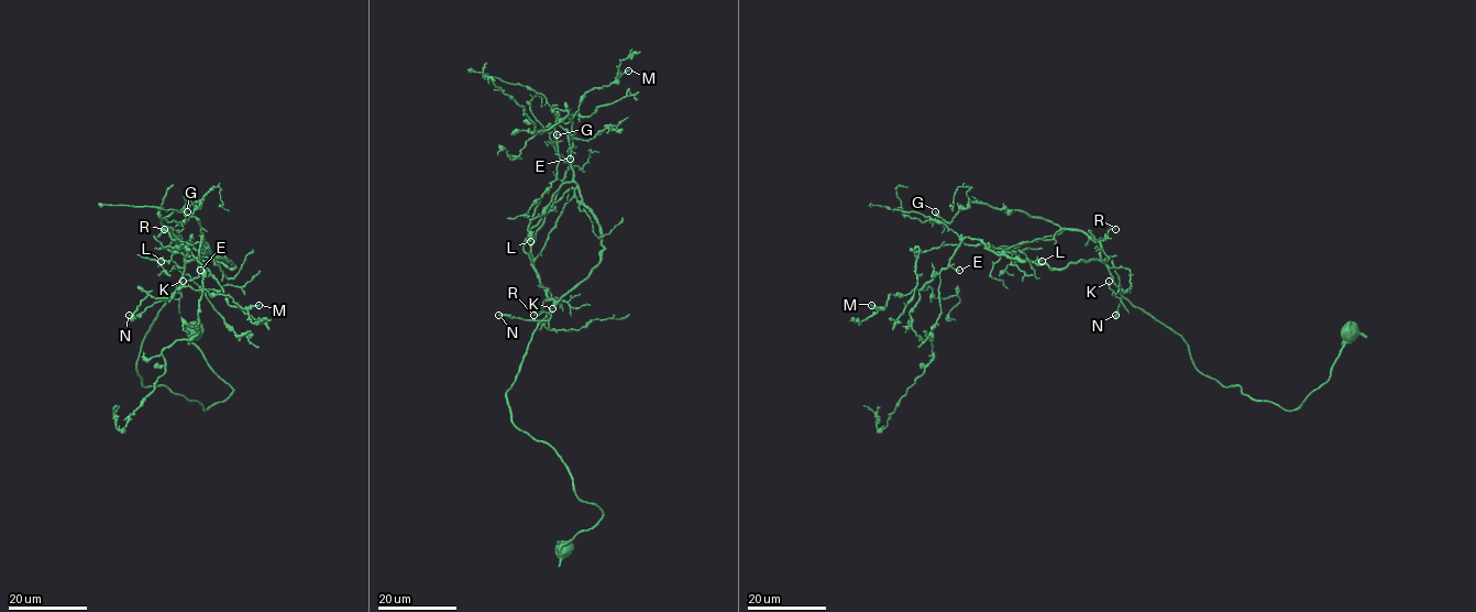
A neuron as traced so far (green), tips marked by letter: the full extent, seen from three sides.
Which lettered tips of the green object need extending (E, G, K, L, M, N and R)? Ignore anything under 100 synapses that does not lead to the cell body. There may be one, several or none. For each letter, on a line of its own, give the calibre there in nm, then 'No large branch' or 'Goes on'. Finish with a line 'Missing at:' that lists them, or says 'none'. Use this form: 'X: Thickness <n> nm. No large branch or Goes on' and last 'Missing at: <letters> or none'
E: Thickness 190 nm. No large branch
G: Thickness 240 nm. No large branch
K: Thickness 100 nm. No large branch
L: Thickness 440 nm. No large branch
M: Thickness 170 nm. No large branch
N: Thickness 190 nm. No large branch
R: Thickness 150 nm. No large branch
Missing at: none

